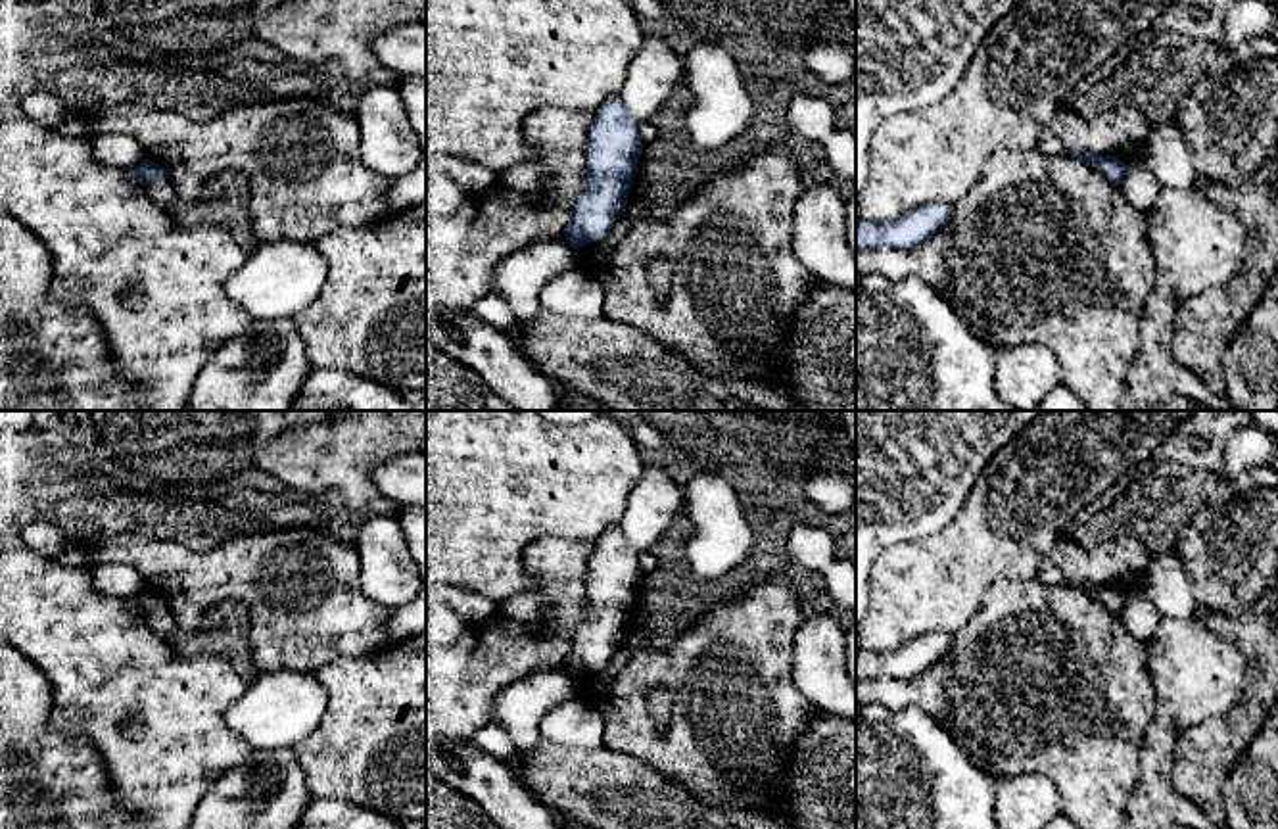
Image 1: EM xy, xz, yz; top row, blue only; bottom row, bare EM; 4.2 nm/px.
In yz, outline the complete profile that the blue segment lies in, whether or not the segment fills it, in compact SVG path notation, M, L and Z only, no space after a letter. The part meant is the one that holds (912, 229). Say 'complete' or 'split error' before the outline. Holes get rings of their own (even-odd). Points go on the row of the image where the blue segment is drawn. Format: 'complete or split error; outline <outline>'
complete; outline M927 203L890 223L856 219L856 251L892 248L913 249L950 221L952 207Z

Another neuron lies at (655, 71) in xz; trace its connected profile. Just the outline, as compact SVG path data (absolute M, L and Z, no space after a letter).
M645 36L627 65L620 100L637 123L649 121L685 83L685 65L664 40Z

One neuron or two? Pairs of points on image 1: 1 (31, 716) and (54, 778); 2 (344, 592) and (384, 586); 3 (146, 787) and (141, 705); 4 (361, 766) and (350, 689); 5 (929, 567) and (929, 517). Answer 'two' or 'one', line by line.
1: one
2: two
3: one
4: one
5: two

